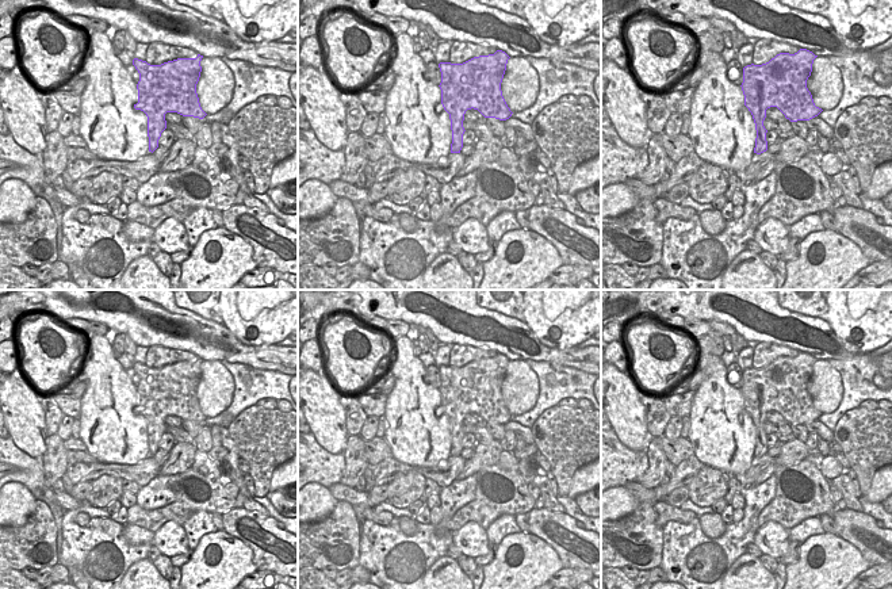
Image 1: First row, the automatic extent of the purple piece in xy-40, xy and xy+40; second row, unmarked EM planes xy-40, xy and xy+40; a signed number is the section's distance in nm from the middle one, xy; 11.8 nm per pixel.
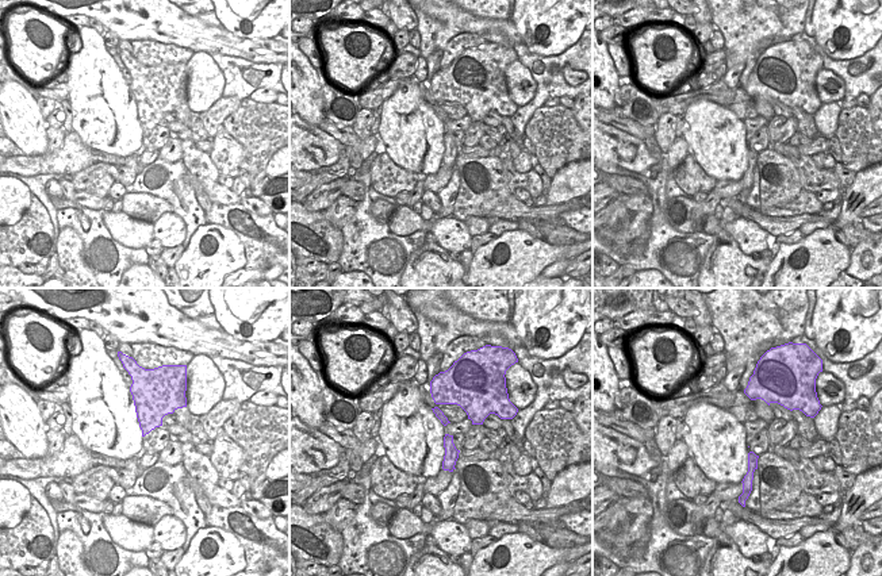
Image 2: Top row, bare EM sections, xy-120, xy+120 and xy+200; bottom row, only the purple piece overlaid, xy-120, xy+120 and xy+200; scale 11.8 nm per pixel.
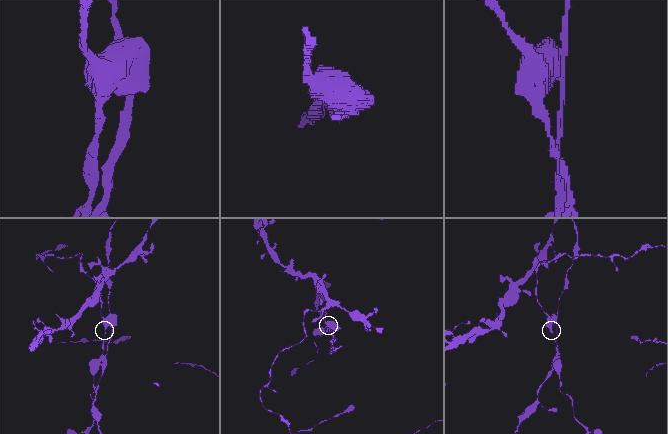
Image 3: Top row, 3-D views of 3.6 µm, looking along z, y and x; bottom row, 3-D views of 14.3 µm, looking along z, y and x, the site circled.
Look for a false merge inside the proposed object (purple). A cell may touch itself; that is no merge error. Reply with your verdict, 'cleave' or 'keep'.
cleave

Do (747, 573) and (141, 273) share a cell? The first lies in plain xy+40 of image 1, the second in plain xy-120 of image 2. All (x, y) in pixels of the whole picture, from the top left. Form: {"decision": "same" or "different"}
{"decision": "same"}

